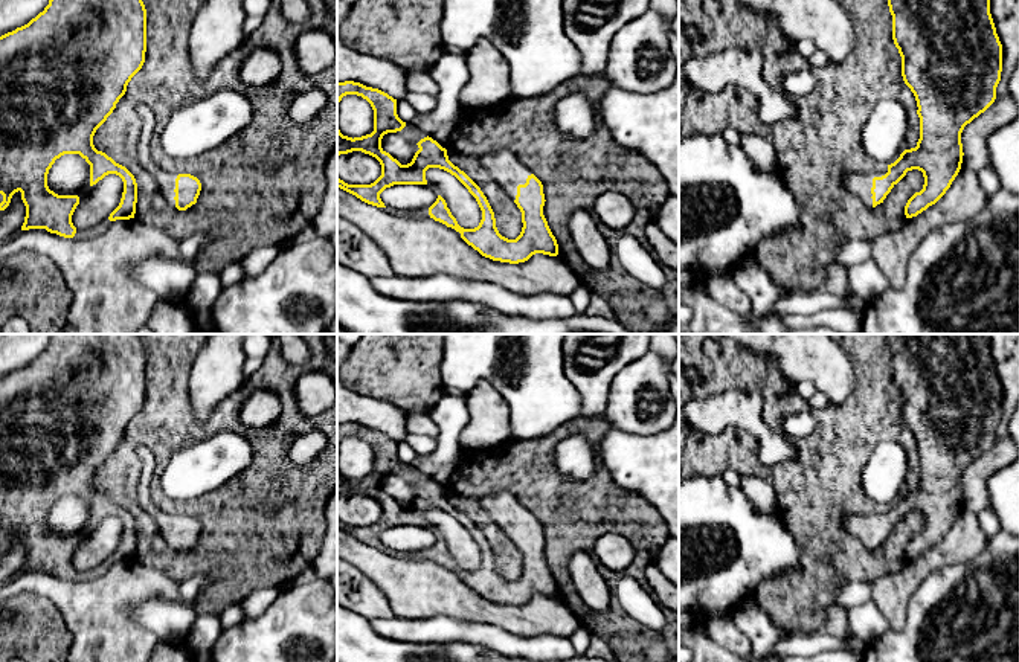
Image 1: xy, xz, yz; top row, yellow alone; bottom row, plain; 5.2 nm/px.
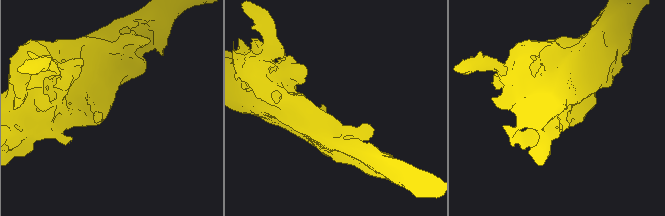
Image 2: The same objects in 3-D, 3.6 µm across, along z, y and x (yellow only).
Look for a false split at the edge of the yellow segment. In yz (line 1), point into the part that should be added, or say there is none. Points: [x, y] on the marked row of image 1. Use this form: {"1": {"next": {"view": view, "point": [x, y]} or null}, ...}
{"1": {"next": {"view": "yz", "point": [859, 185]}}}

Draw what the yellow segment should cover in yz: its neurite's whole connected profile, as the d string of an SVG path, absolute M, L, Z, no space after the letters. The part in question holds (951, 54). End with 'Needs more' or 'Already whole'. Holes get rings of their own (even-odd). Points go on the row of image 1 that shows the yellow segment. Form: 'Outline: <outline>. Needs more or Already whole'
Outline: M888 0L892 40L902 56L902 76L917 101L920 139L886 169L844 174L845 188L868 209L883 203L908 171L923 172L924 185L905 206L906 218L935 204L950 188L963 163L961 133L996 99L1002 72L1002 44L990 14L990 0Z. Needs more

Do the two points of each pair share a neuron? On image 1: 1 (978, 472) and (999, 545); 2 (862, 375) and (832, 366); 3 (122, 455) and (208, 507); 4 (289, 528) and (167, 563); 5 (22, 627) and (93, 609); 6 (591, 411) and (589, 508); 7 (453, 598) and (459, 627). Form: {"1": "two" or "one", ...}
{"1": "two", "2": "two", "3": "one", "4": "one", "5": "two", "6": "two", "7": "two"}

